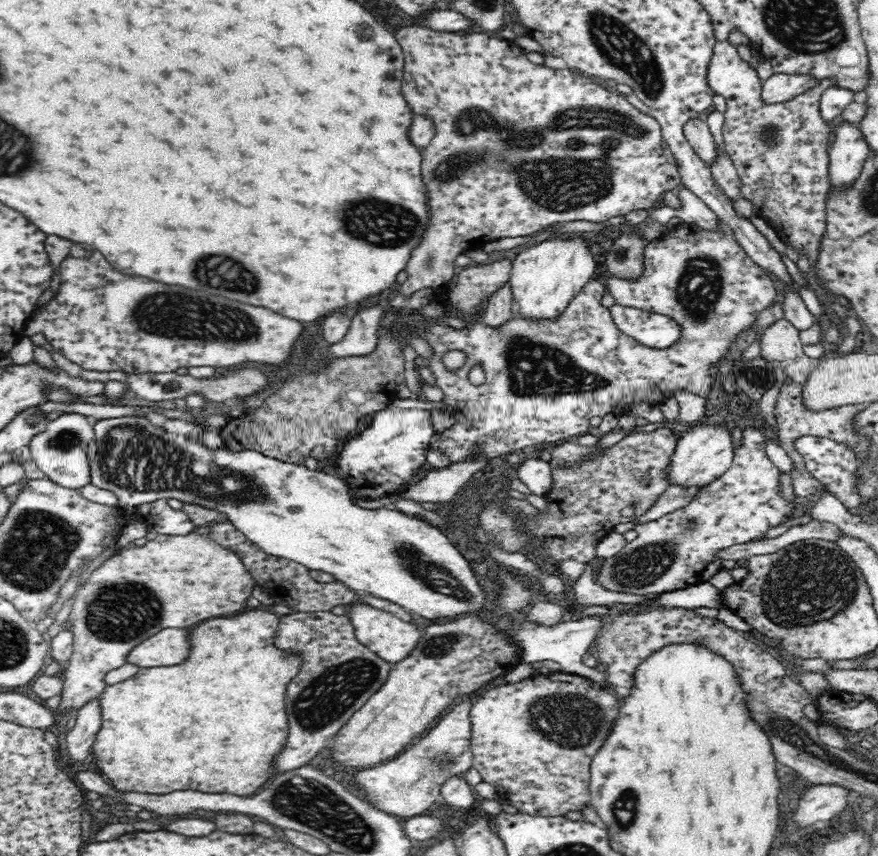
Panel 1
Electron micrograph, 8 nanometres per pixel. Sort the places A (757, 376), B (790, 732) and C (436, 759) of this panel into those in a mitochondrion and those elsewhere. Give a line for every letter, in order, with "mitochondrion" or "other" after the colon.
A: mitochondrion
B: mitochondrion
C: mitochondrion

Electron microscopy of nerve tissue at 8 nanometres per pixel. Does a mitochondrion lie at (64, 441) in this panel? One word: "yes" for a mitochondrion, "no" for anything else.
yes

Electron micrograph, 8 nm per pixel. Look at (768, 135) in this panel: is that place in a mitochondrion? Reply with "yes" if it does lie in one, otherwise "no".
yes

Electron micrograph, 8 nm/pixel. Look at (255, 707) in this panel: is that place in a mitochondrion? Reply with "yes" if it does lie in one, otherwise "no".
no

